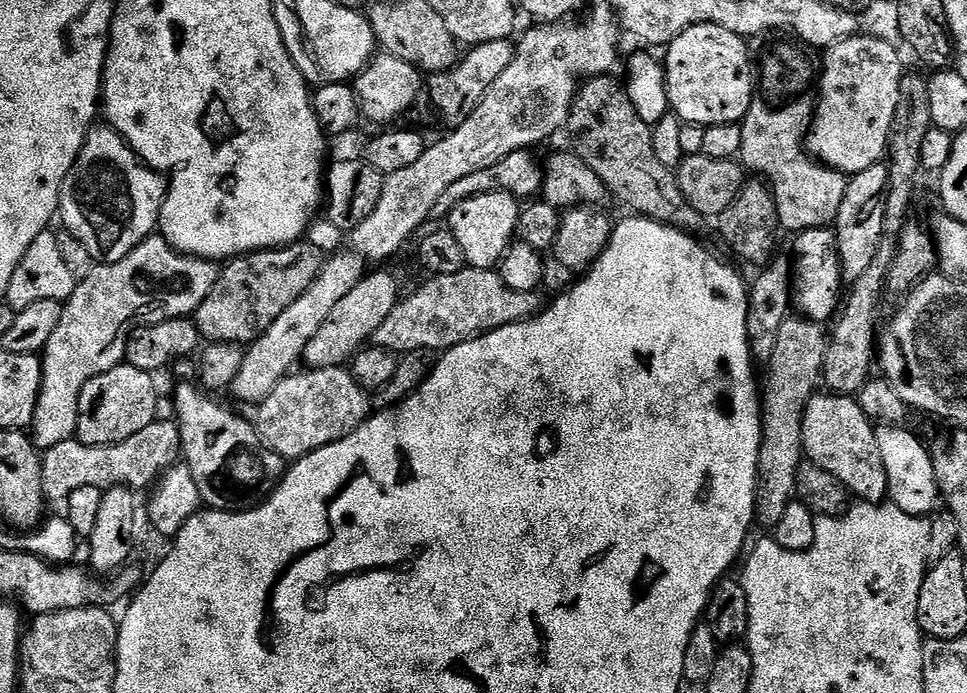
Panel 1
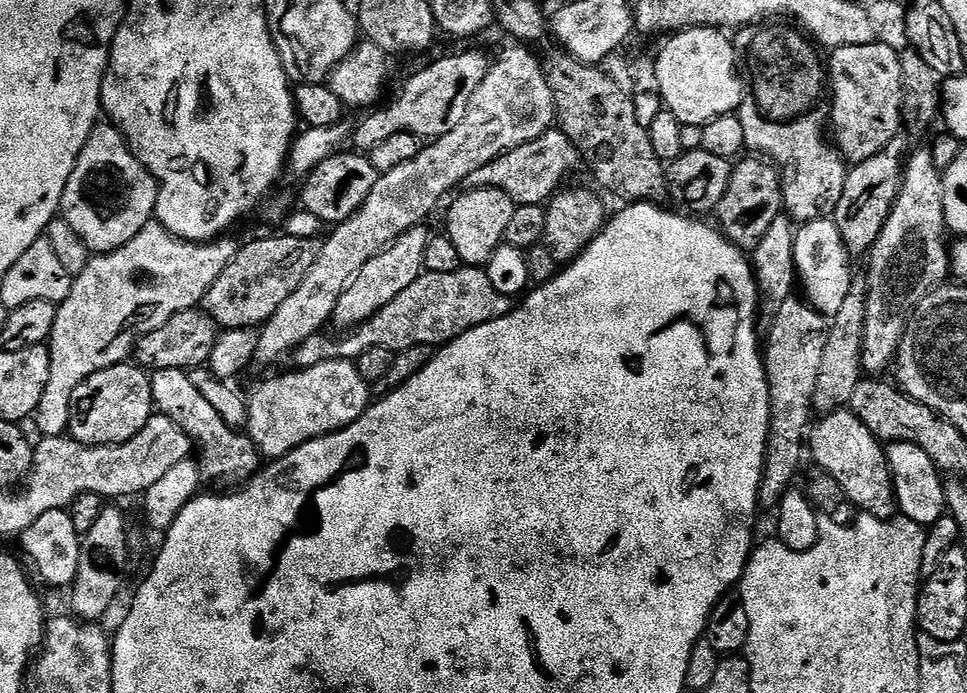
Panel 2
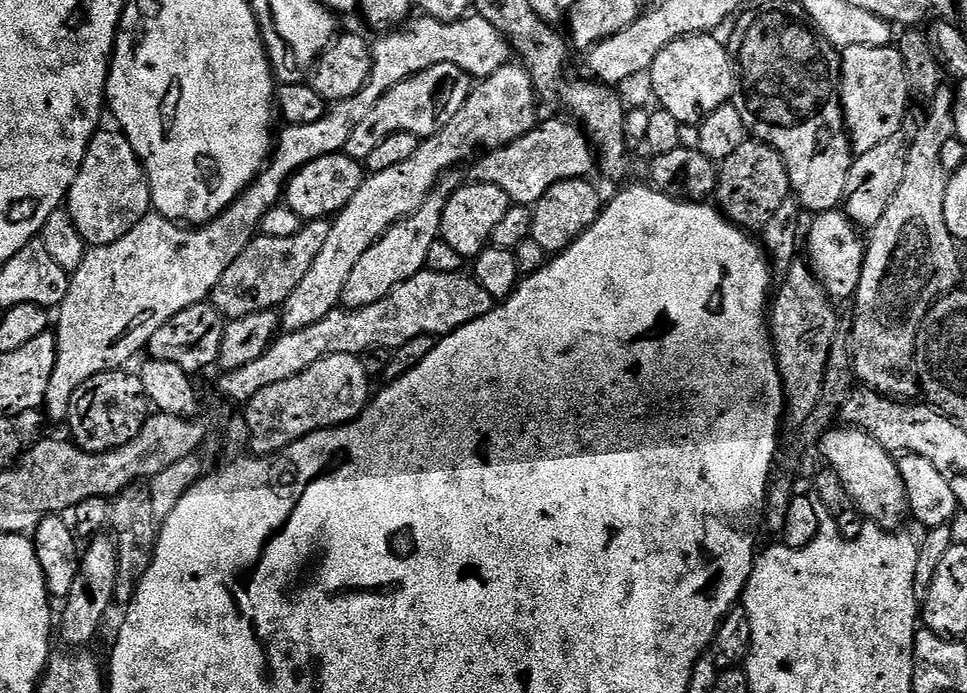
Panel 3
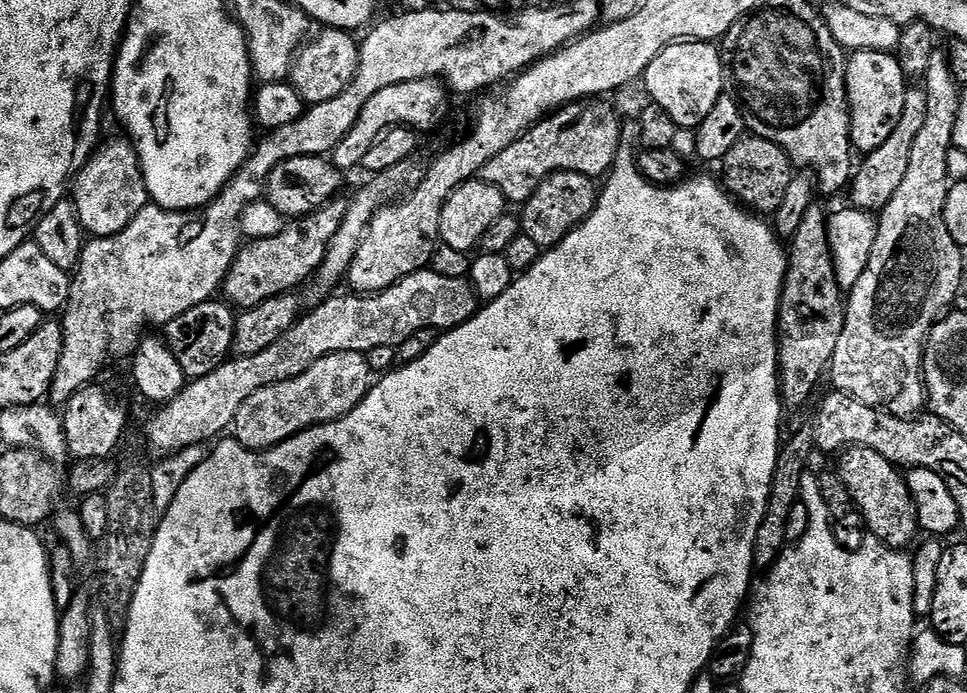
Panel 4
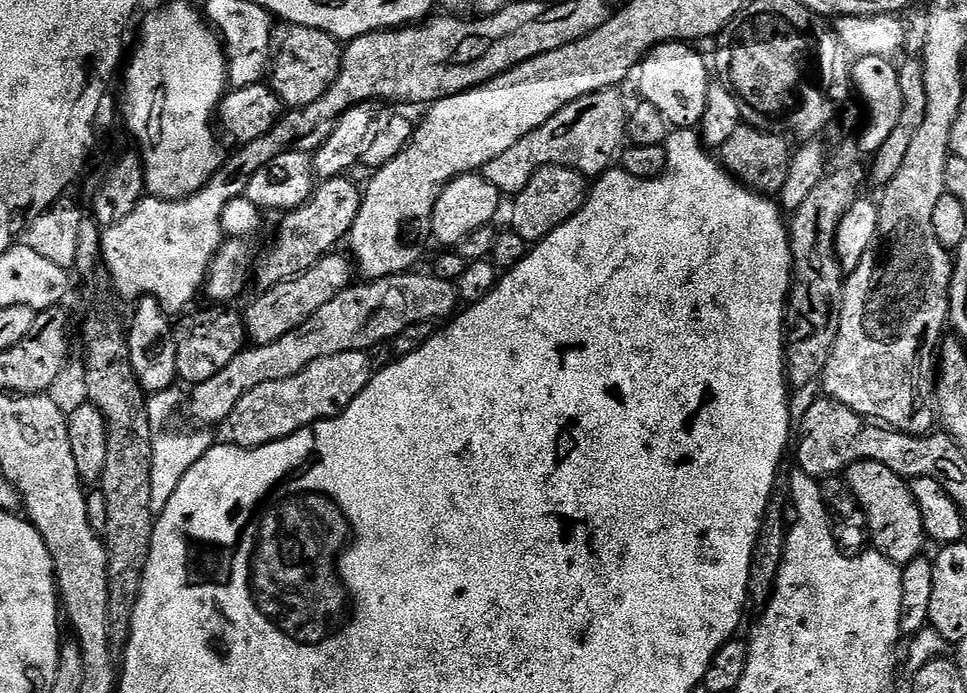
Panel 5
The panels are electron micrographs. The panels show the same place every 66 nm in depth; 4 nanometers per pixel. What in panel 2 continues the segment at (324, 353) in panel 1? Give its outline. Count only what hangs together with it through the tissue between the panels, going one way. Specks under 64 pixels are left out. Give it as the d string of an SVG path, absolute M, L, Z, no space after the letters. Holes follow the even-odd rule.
M424 226L412 228L406 234L398 237L386 251L370 258L370 262L366 262L366 266L362 266L362 270L354 278L354 282L350 282L346 294L342 294L342 298L338 298L338 306L334 306L331 323L340 327L337 329L357 328L359 324L366 322L374 314L378 314L378 310L382 310L382 306L394 302L394 298L398 298L398 294L402 294L402 290L406 290L406 286L410 286L410 282L414 282L422 275L425 271L424 251L430 239L430 232L427 232L426 229L427 227Z

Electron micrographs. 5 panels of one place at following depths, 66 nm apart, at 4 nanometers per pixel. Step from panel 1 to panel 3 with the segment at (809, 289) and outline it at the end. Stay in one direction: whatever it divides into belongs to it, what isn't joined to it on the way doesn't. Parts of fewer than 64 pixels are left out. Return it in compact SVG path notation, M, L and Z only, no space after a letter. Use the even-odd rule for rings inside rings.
M843 211L817 212L811 217L812 225L807 225L808 257L806 263L816 275L816 280L824 288L824 292L833 301L851 301L858 290L858 282L862 278L862 266L866 251L866 240L855 224L844 215Z

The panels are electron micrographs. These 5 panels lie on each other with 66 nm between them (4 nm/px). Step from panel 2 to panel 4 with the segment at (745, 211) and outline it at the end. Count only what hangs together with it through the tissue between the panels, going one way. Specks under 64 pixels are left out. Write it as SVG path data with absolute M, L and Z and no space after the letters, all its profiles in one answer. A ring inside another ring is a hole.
M745 134L738 146L730 149L730 154L722 162L724 180L722 187L731 194L747 211L753 214L774 214L782 206L782 194L790 186L794 175L791 158L774 142L761 136Z

